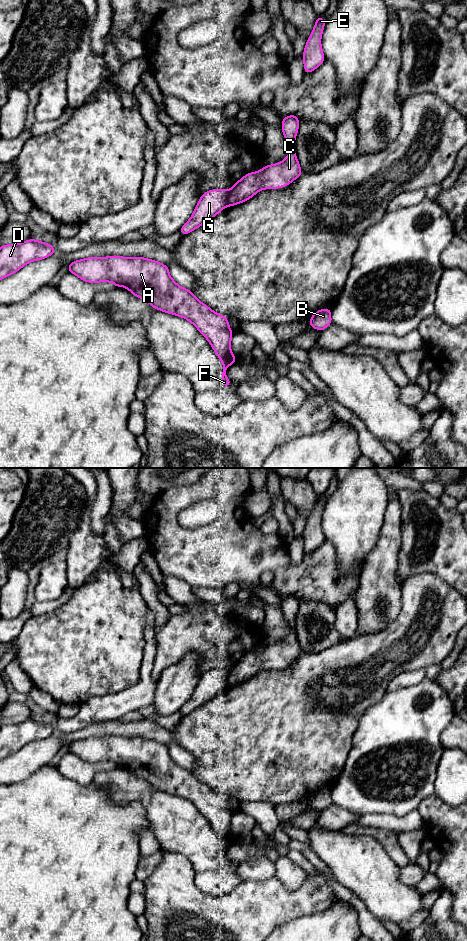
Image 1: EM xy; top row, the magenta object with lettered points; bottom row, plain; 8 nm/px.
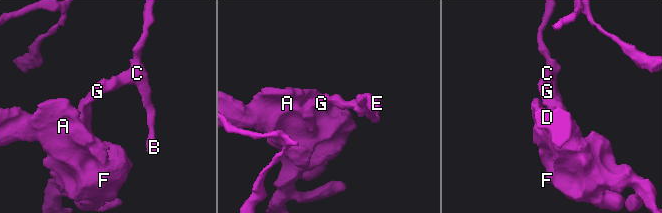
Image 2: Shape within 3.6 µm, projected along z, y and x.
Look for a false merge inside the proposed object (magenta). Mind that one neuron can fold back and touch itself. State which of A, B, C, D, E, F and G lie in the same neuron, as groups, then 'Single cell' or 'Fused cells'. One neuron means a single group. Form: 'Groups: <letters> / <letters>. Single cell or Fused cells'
Groups: A D F G / B C E. Fused cells

